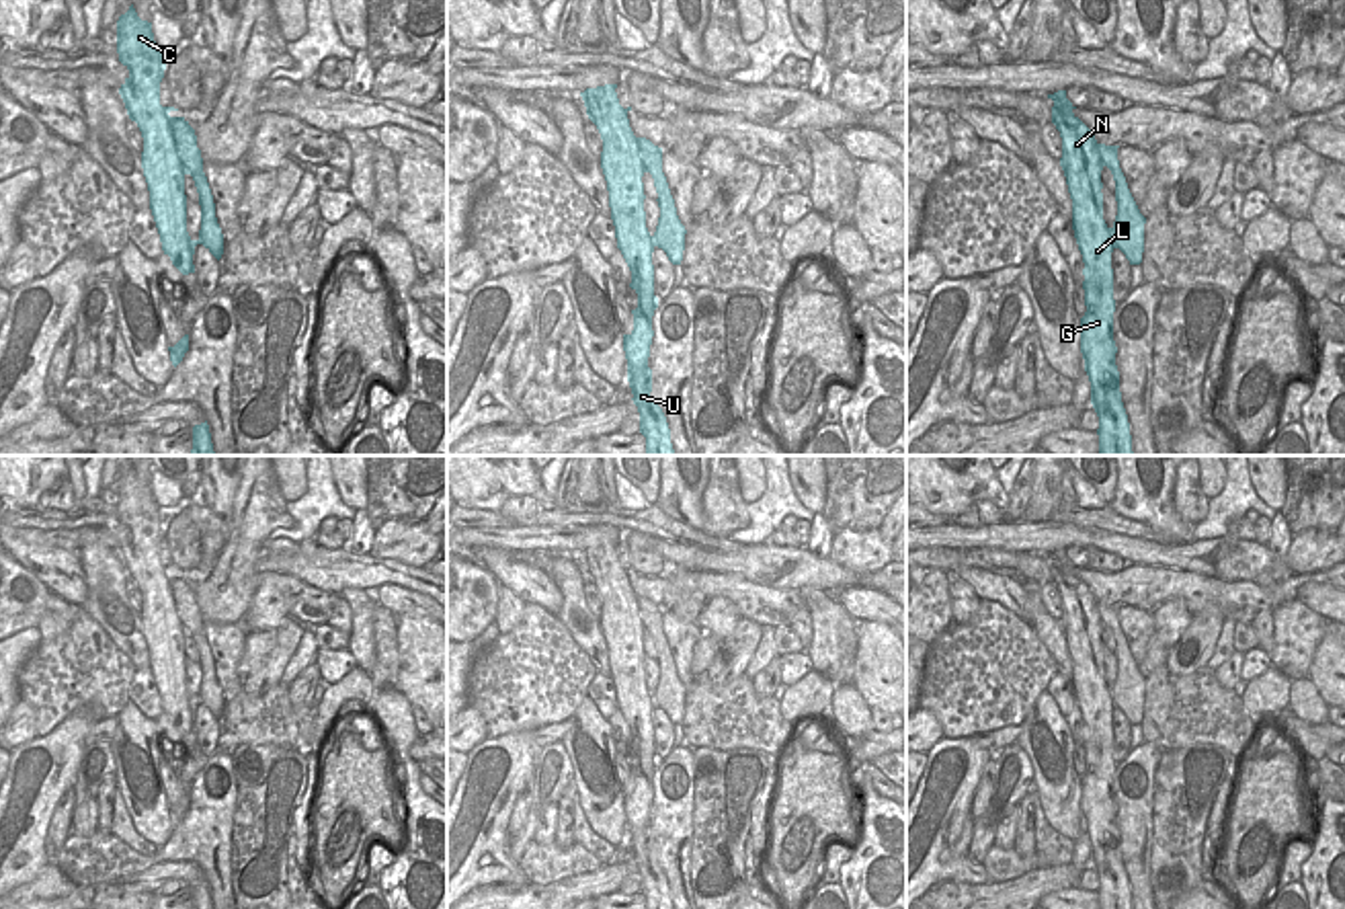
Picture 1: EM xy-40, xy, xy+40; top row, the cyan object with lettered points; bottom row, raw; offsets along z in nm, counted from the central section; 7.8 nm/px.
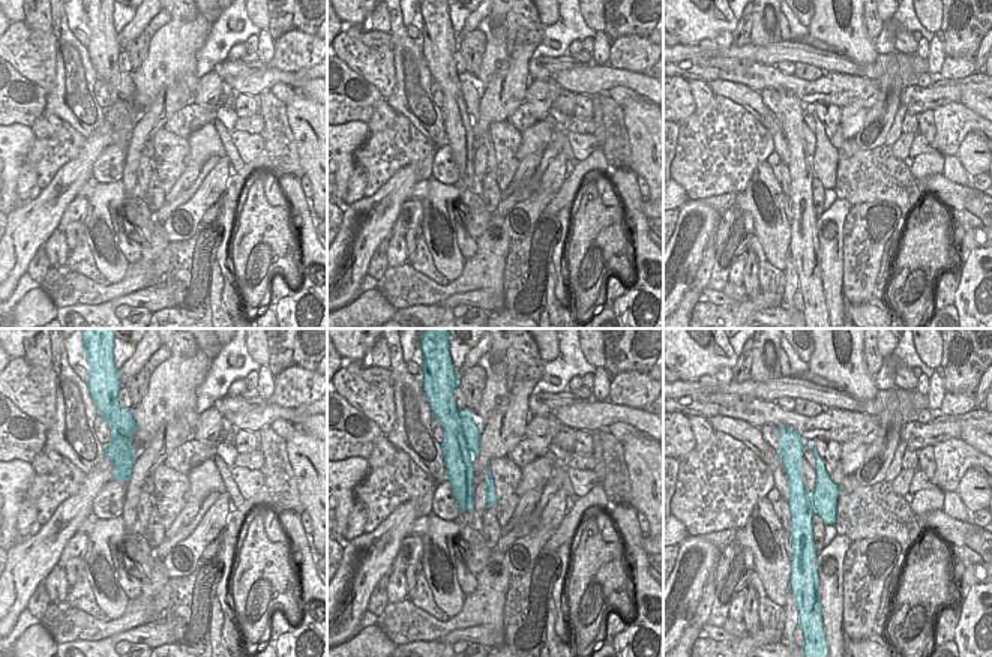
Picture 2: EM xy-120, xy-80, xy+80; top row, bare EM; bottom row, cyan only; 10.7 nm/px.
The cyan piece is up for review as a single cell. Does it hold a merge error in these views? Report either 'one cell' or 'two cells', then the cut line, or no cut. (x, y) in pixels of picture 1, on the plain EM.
one cell | no cut

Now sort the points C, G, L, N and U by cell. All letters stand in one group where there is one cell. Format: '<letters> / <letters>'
C G L N U

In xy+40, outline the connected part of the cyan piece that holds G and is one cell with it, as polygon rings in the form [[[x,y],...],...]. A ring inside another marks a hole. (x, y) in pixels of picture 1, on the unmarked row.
[[[1066,550],[1048,554],[1048,558],[1054,560],[1052,583],[1062,597],[1060,626],[1072,659],[1074,698],[1085,722],[1087,772],[1081,778],[1081,813],[1091,841],[1091,864],[1099,876],[1099,909],[1132,909],[1115,825],[1111,712],[1119,708],[1130,724],[1140,724],[1146,677],[1119,628],[1119,605],[1095,599],[1091,589],[1072,572],[1076,566],[1066,558]],[[1105,626],[1115,640],[1117,675],[1111,687],[1103,679],[1101,630]]]

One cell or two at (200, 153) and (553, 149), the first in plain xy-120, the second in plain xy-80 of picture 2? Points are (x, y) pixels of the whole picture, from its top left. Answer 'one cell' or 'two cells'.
two cells

